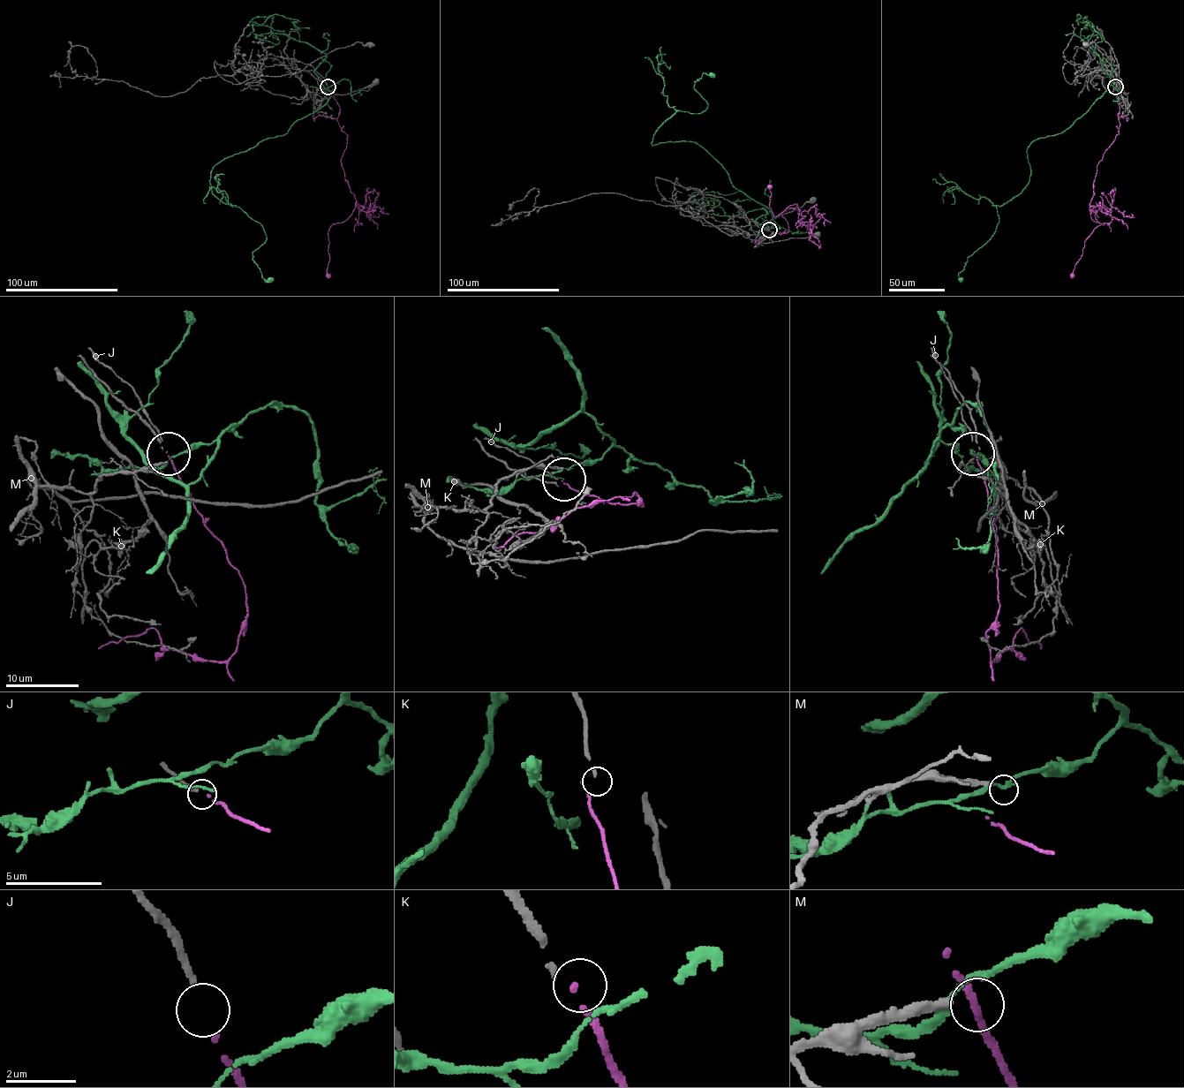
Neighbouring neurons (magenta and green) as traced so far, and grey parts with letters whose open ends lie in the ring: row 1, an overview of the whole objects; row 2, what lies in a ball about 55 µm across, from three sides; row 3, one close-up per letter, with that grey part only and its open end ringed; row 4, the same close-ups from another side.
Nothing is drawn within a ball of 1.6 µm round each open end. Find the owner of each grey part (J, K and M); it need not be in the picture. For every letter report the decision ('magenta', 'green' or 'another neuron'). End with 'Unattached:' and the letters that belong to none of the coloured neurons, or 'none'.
J: magenta
K: another neuron
M: another neuron
Unattached: K, M

